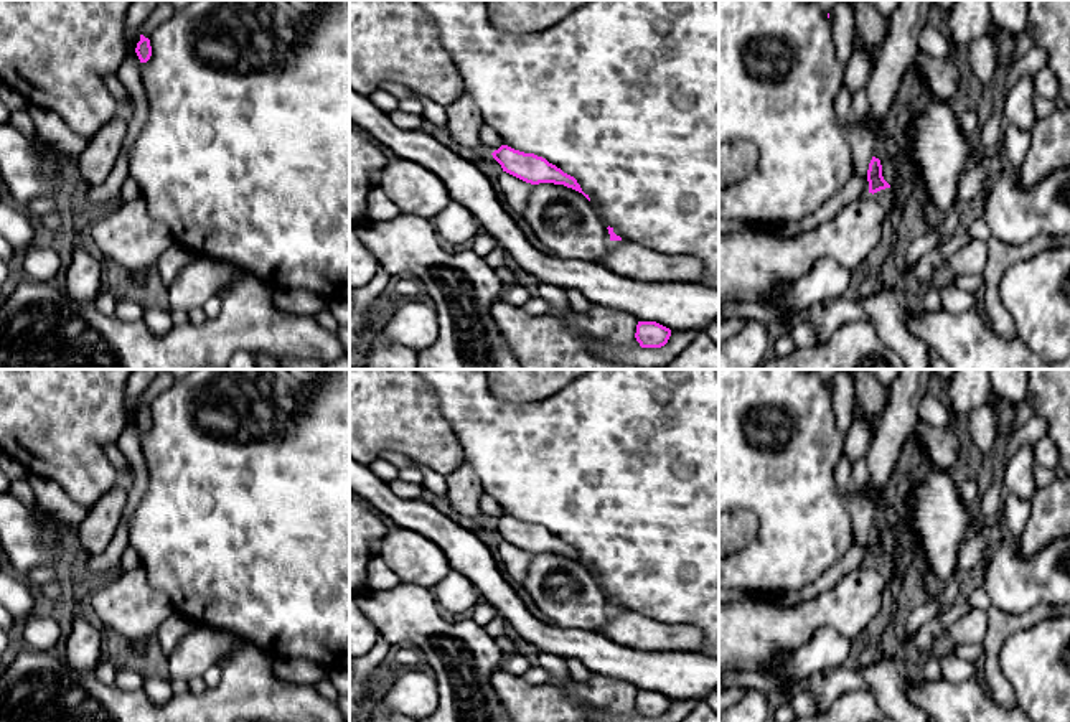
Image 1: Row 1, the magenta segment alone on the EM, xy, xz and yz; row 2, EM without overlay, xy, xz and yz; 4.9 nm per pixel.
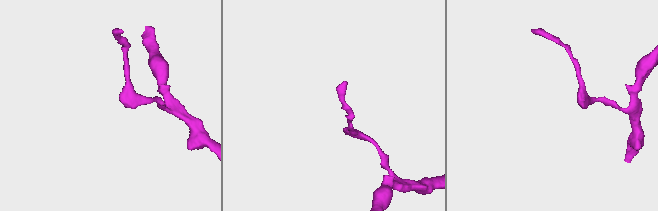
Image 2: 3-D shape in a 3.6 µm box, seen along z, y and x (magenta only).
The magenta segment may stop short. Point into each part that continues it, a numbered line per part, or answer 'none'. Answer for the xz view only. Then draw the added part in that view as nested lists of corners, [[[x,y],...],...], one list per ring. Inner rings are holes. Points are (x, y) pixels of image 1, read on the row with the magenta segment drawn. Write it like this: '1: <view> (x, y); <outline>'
none

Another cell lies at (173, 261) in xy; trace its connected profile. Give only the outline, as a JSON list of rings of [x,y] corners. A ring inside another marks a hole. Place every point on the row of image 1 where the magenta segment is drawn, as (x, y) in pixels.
[[[171,242],[157,260],[157,269],[163,285],[170,285],[180,277],[185,269],[196,259],[198,254],[185,249],[180,242]]]

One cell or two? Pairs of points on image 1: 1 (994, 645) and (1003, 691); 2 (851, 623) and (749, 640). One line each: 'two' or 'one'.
1: one
2: one

